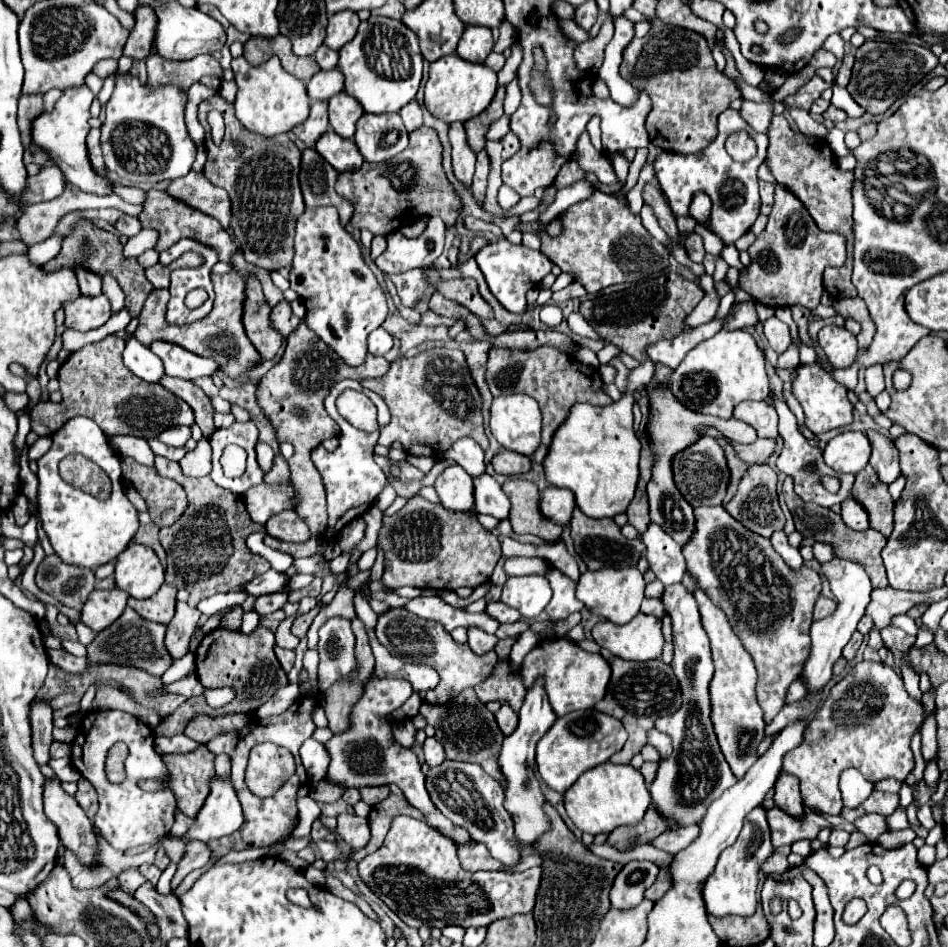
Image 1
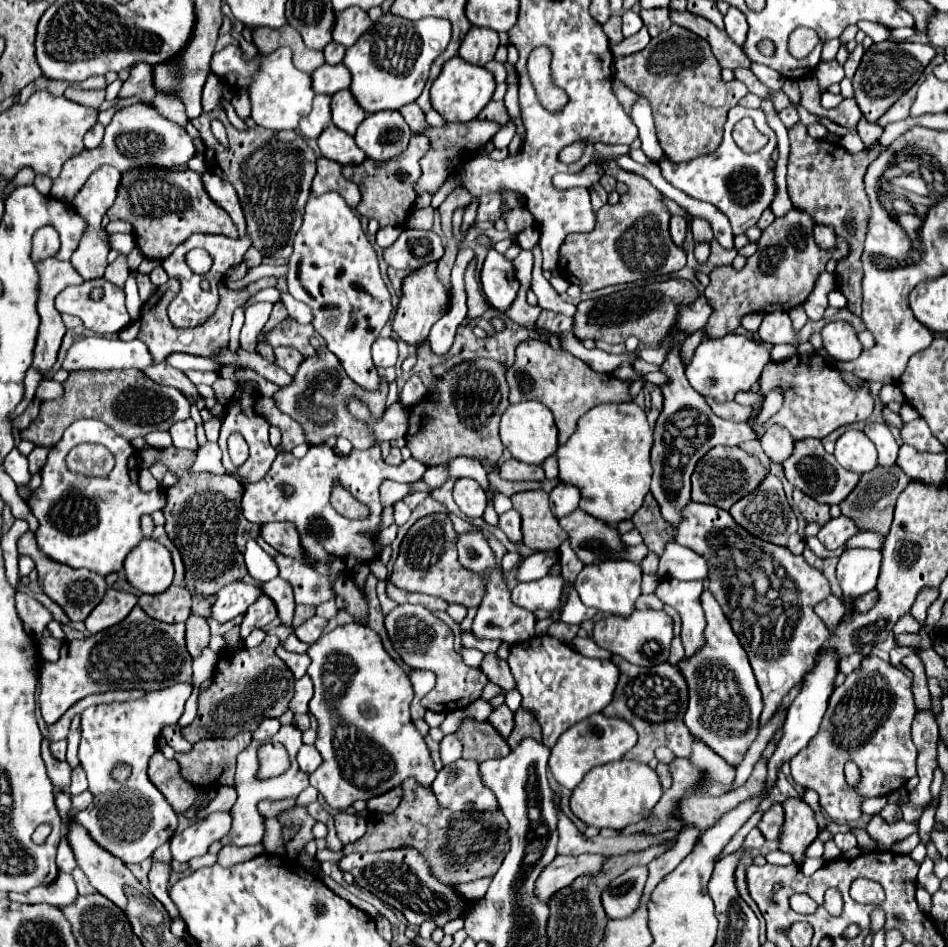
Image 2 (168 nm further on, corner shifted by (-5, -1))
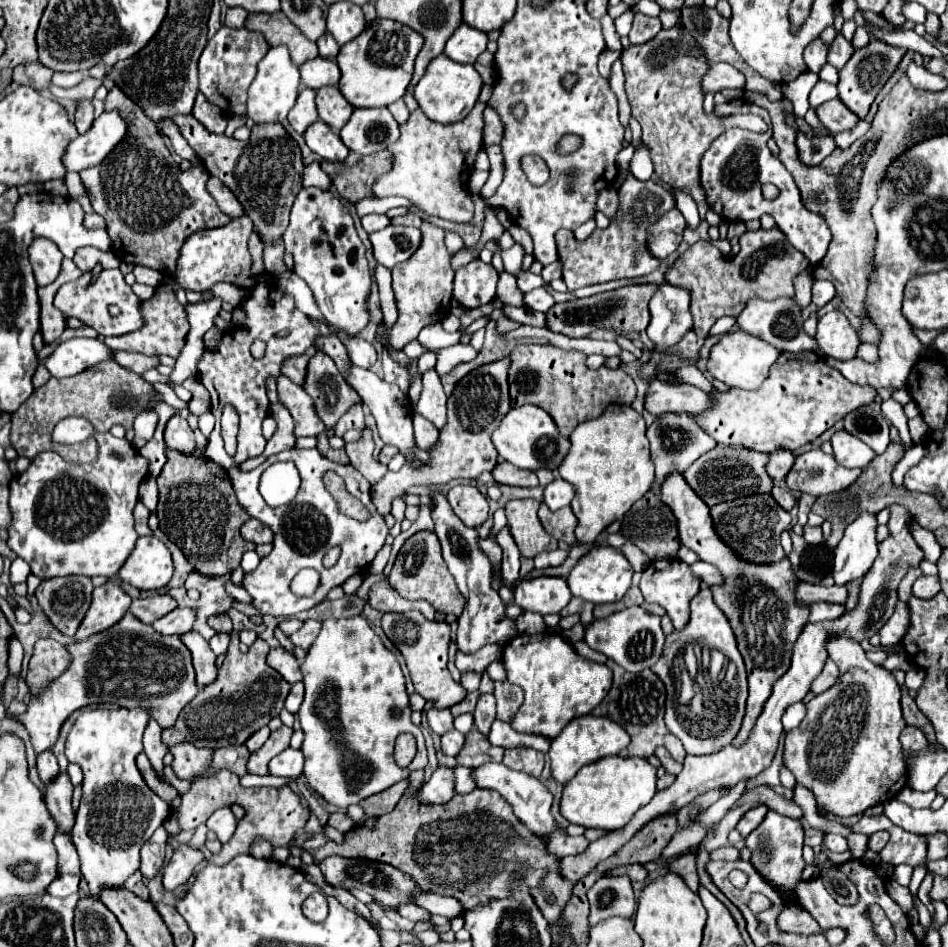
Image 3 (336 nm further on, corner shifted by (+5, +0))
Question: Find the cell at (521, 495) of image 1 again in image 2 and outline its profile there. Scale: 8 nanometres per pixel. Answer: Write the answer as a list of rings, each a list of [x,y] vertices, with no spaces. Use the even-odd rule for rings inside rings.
[[[520,491],[510,499],[514,509],[522,515],[522,535],[530,549],[556,551],[568,539],[558,519],[550,511],[546,491]]]

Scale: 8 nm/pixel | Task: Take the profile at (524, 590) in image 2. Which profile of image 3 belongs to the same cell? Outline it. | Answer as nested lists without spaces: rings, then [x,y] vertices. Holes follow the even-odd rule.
[[[538,576],[518,582],[514,588],[514,604],[538,612],[538,614],[558,614],[572,600],[570,588],[560,576]]]

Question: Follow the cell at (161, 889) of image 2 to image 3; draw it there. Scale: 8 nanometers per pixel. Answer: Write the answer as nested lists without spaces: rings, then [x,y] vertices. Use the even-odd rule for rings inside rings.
[[[160,826],[142,846],[142,860],[140,860],[140,872],[146,878],[154,878],[160,866],[164,864],[164,852],[168,844],[168,834],[164,826]]]

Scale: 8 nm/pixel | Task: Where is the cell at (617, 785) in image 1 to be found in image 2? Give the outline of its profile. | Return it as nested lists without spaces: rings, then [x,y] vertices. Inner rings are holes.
[[[626,759],[594,767],[584,775],[580,785],[572,791],[572,813],[590,827],[624,829],[626,825],[646,819],[662,795],[662,787],[654,769]]]

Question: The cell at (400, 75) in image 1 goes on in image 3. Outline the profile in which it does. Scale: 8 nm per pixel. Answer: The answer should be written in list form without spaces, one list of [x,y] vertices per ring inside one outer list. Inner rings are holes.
[[[376,18],[366,26],[366,30],[344,44],[338,54],[338,66],[340,66],[340,92],[342,96],[354,106],[354,108],[376,108],[376,106],[388,106],[394,100],[402,98],[406,92],[406,86],[412,78],[414,58],[422,46],[422,36],[414,34],[404,24],[398,24],[394,20],[382,20]]]

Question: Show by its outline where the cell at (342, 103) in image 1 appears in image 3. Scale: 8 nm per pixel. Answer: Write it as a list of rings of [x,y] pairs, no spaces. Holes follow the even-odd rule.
[[[324,86],[316,90],[316,106],[320,118],[338,134],[338,130],[348,122],[354,108],[346,102],[336,86]]]

